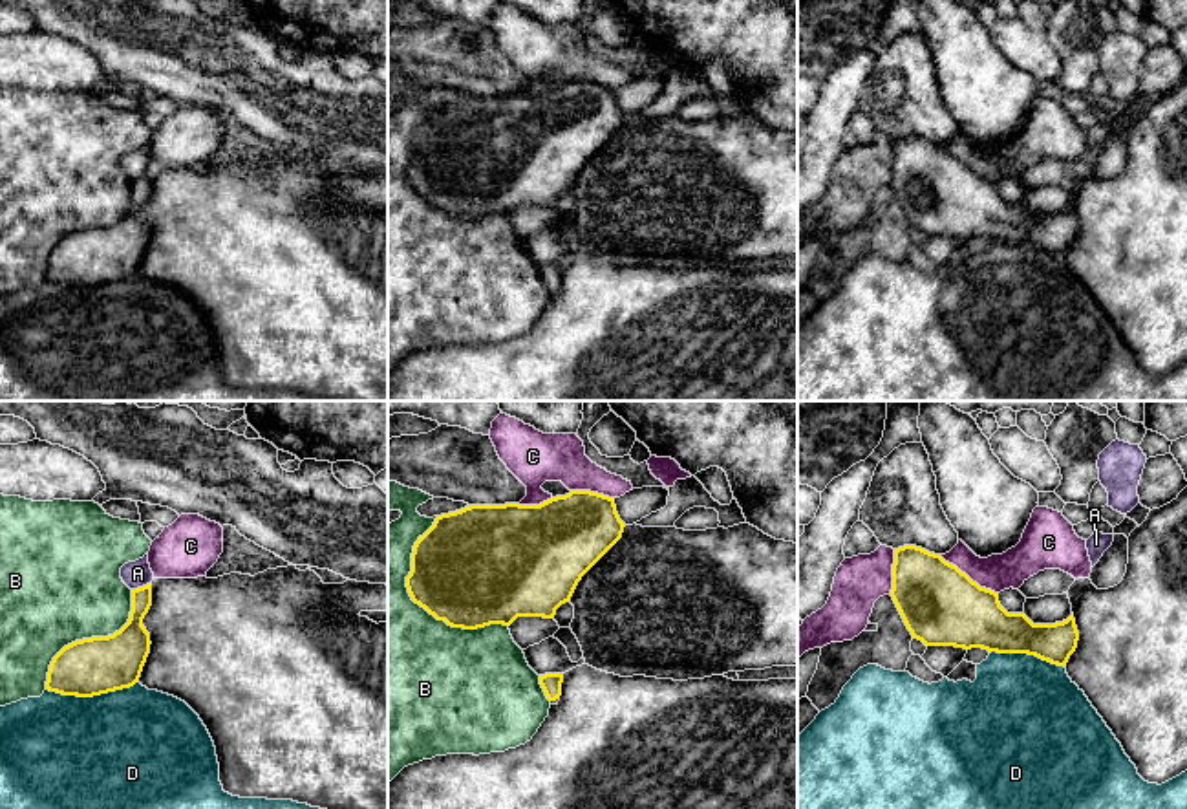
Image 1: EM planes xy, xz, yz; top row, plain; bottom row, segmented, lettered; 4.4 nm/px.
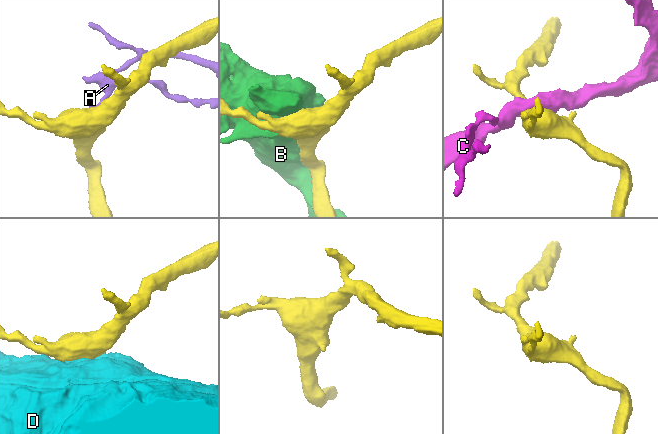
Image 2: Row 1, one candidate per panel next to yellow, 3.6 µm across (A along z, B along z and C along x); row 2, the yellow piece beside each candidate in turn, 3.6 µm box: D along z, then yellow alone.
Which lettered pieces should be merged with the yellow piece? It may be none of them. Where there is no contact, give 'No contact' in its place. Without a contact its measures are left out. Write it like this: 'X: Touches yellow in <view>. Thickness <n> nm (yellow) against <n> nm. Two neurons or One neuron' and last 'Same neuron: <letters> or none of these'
A: Touches yellow in xy. Thickness 160 nm (yellow) against 120 nm. Two neurons
B: Touches yellow in xz. Thickness 480 nm (yellow) against 500 nm. Two neurons
C: Touches yellow in yz. Thickness 360 nm (yellow) against 160 nm. Two neurons
D: Touches yellow in xy. Thickness 260 nm (yellow) against 500 nm. Two neurons
Same neuron: none of these

